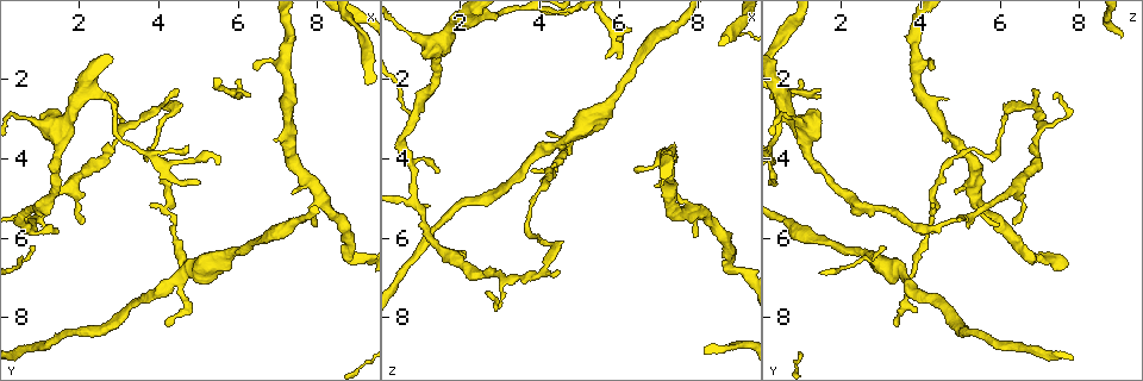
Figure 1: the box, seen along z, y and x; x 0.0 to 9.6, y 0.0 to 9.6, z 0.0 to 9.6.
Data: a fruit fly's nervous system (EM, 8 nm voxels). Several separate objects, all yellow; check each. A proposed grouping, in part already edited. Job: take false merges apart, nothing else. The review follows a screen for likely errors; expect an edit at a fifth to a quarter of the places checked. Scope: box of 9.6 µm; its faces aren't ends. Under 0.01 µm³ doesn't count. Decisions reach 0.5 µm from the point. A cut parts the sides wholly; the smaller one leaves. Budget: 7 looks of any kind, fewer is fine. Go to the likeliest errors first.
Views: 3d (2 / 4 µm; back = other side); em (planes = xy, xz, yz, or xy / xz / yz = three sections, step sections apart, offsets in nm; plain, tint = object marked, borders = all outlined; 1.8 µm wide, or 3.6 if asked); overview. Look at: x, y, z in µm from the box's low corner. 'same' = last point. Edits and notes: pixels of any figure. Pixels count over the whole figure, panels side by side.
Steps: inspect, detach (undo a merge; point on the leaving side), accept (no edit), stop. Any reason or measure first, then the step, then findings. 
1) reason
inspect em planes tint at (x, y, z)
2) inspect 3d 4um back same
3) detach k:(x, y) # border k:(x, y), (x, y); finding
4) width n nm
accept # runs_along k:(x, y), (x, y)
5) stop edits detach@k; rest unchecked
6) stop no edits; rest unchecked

small branch off a trunk
inspect 3d 4um at (4.55, 6.90, 3.75)

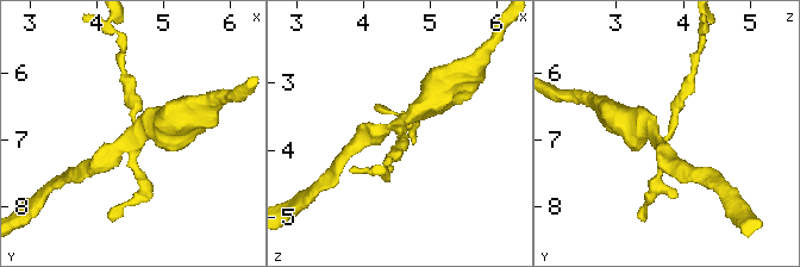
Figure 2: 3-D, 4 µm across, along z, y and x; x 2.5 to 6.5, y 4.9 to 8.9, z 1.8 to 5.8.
arms 4; now the EM
inspect em planes tint at (4.55, 6.95, 3.70)

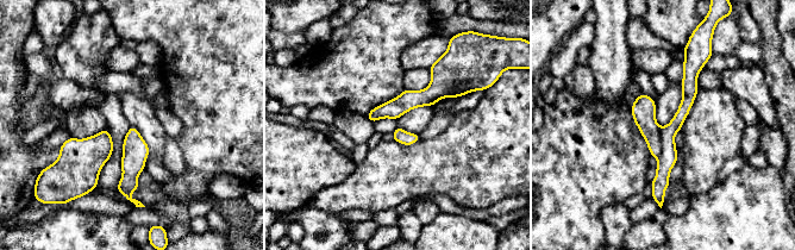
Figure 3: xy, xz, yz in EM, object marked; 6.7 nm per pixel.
detach 3:(644, 111) # border 3:(661, 129), (661, 154), (657, 157); a second neuron is stuck on

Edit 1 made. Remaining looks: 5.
sharp bend
inspect 3d 4um at (8.80, 6.50, 6.75)

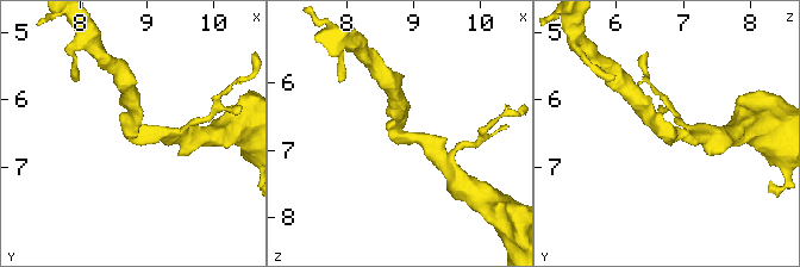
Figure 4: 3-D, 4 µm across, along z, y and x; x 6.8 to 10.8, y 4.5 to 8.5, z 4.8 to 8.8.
inspect em planes plain at (8.80, 6.45, 6.70)

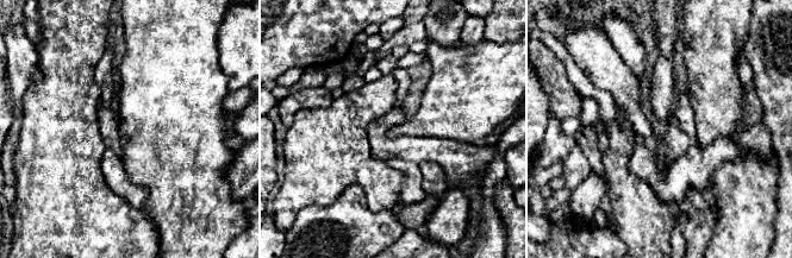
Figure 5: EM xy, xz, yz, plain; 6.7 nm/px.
what lies round it
inspect em planes borders same

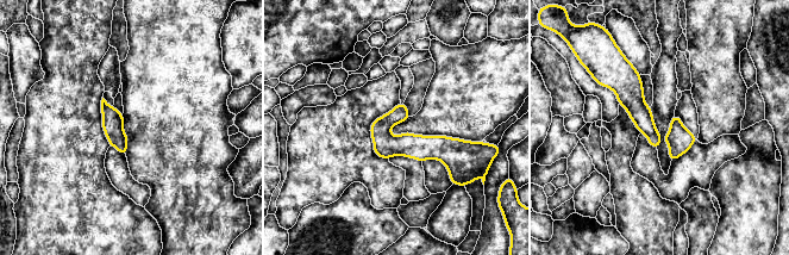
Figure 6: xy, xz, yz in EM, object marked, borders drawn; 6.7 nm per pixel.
accept # runs_along 6:(609, 84), (658, 138), (686, 148); continuous, no second neuron

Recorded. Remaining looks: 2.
sharp bend
inspect 3d 4um at (0.65, 2.95, 0.85)

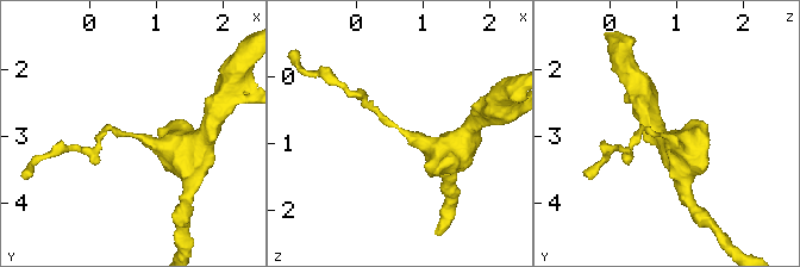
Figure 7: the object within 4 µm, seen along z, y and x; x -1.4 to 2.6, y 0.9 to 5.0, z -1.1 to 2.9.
shape alone is not enough
inspect em planes borders at (0.65, 2.95, 0.85)

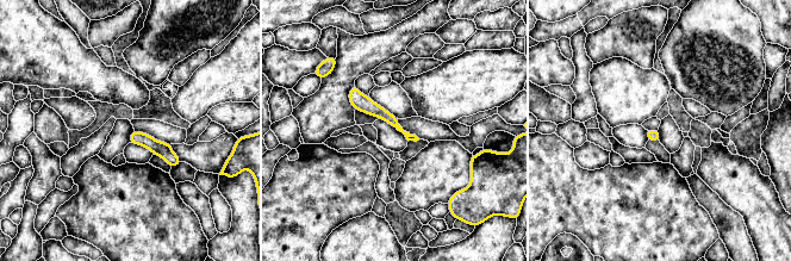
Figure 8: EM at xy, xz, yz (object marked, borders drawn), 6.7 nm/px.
accept # runs_along 8:(353, 92), (412, 137); continuous, no second neuron

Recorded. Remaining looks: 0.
stop edits detach@3; rest unchecked

